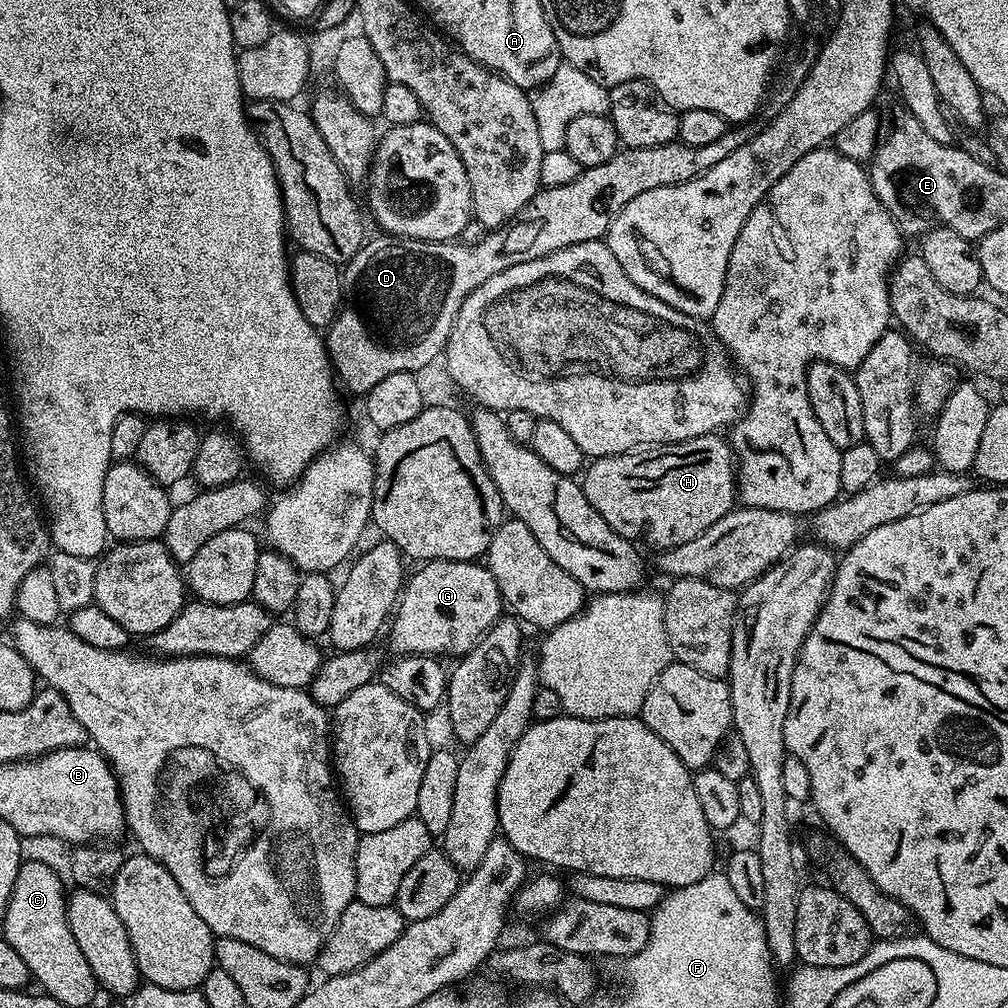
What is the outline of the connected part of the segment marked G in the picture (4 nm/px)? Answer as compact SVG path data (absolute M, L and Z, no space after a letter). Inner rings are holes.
M429 560L417 568L420 569L413 576L411 573L403 585L402 599L391 621L392 633L388 640L392 643L393 653L437 658L443 657L443 652L451 658L465 656L502 615L502 597L496 579L483 563L471 560Z

